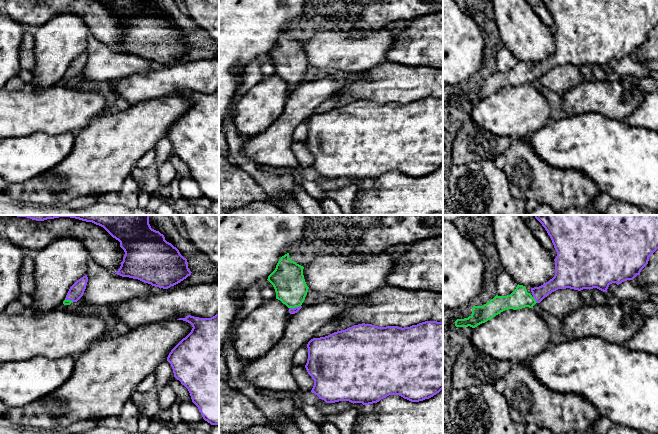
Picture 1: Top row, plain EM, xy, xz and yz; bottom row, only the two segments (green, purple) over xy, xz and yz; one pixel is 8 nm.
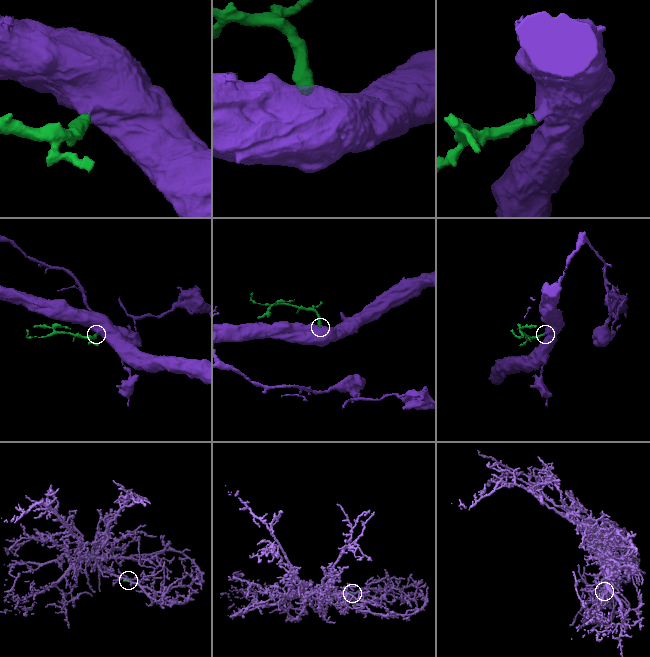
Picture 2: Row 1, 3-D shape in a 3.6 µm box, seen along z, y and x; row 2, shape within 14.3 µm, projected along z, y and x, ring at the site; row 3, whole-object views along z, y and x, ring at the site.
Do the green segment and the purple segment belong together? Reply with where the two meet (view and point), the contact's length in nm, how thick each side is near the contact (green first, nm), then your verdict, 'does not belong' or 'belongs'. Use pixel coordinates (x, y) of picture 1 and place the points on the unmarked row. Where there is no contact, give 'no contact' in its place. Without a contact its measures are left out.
meets green in xz at (294, 83); contact 100 nm long; 260 nm thick on the green side, 50 nm on the other; belongs

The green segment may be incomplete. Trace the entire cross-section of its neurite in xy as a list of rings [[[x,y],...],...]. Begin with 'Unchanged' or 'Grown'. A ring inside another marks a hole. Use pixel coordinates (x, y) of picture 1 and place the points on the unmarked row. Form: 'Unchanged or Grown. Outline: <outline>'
Grown. Outline: [[[87,51],[83,52],[77,56],[69,65],[65,76],[63,77],[64,81],[70,81],[73,78],[77,78],[84,70],[86,61],[88,58]]]

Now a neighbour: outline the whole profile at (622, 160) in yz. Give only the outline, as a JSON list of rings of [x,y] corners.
[[[589,112],[581,115],[566,116],[558,120],[550,120],[550,122],[539,131],[527,138],[529,145],[538,157],[557,169],[571,169],[581,172],[591,178],[601,192],[608,193],[614,199],[631,203],[633,206],[645,209],[648,212],[658,211],[658,133],[639,127],[632,127],[627,121],[617,121],[609,119],[599,113]]]

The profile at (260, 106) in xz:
[[[278,75],[262,79],[237,104],[234,124],[239,135],[254,137],[264,132],[283,113],[289,84]]]

